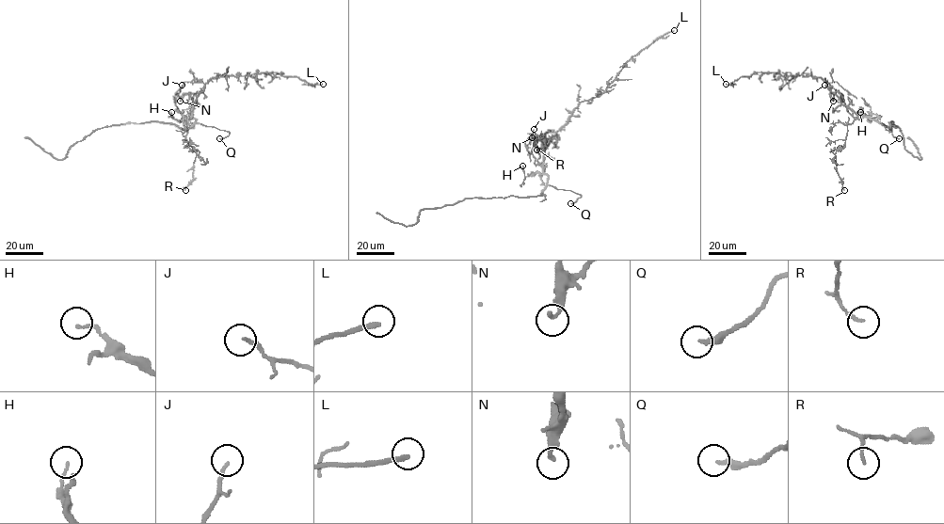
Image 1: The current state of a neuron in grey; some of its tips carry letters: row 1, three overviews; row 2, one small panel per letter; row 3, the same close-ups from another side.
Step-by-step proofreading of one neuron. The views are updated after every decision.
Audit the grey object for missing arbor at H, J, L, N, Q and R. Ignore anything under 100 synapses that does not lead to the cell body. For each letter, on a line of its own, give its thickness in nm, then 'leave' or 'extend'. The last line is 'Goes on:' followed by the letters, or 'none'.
H: 110 nm | leave
J: 150 nm | leave
L: 240 nm | extend
N: 240 nm | leave
Q: 260 nm | leave
R: 130 nm | leave
Goes on: L

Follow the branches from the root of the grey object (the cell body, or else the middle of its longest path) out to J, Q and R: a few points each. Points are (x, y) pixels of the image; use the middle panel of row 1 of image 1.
J: (546, 174), (542, 166), (527, 150), (534, 129)
Q: (546, 174), (548, 184), (581, 196), (570, 203)
R: (546, 174), (537, 161), (537, 150), (544, 148), (548, 139), (544, 147), (536, 150)

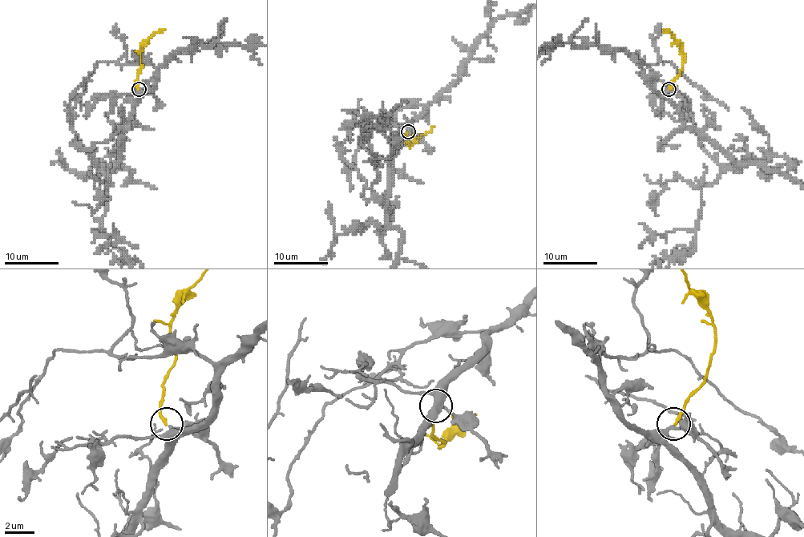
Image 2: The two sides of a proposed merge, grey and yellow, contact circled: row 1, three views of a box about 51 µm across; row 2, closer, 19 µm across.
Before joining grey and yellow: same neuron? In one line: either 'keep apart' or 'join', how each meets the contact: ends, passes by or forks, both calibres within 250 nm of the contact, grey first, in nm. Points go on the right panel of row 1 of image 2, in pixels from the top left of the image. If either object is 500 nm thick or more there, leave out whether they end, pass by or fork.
join | grey passes by | yellow ends | 240/220 nm

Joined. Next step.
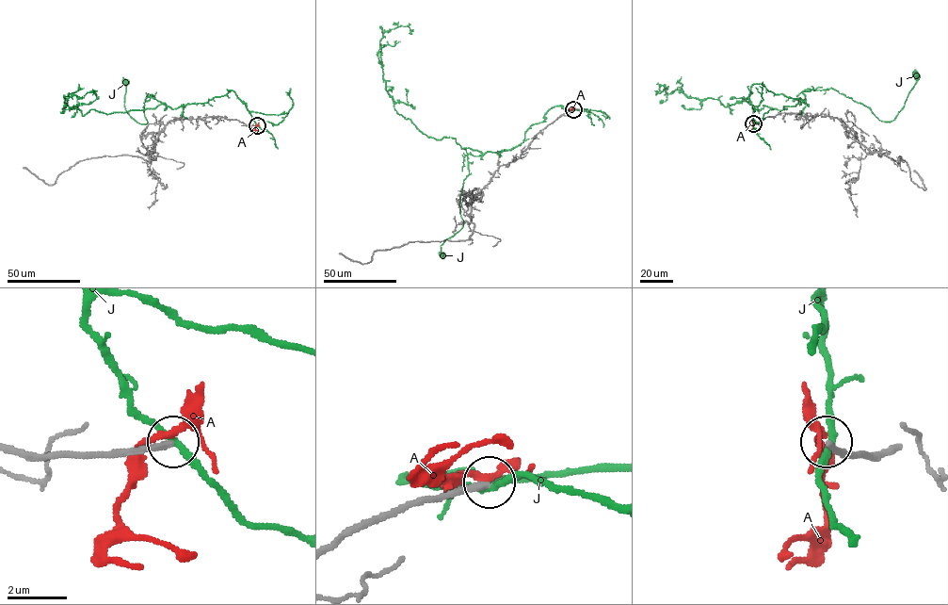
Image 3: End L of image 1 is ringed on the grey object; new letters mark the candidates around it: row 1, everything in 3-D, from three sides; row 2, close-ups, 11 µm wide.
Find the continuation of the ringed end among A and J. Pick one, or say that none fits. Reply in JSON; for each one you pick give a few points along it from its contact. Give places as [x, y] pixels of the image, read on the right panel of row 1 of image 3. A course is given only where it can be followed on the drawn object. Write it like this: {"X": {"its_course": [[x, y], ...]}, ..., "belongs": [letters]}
{"belongs": []}

